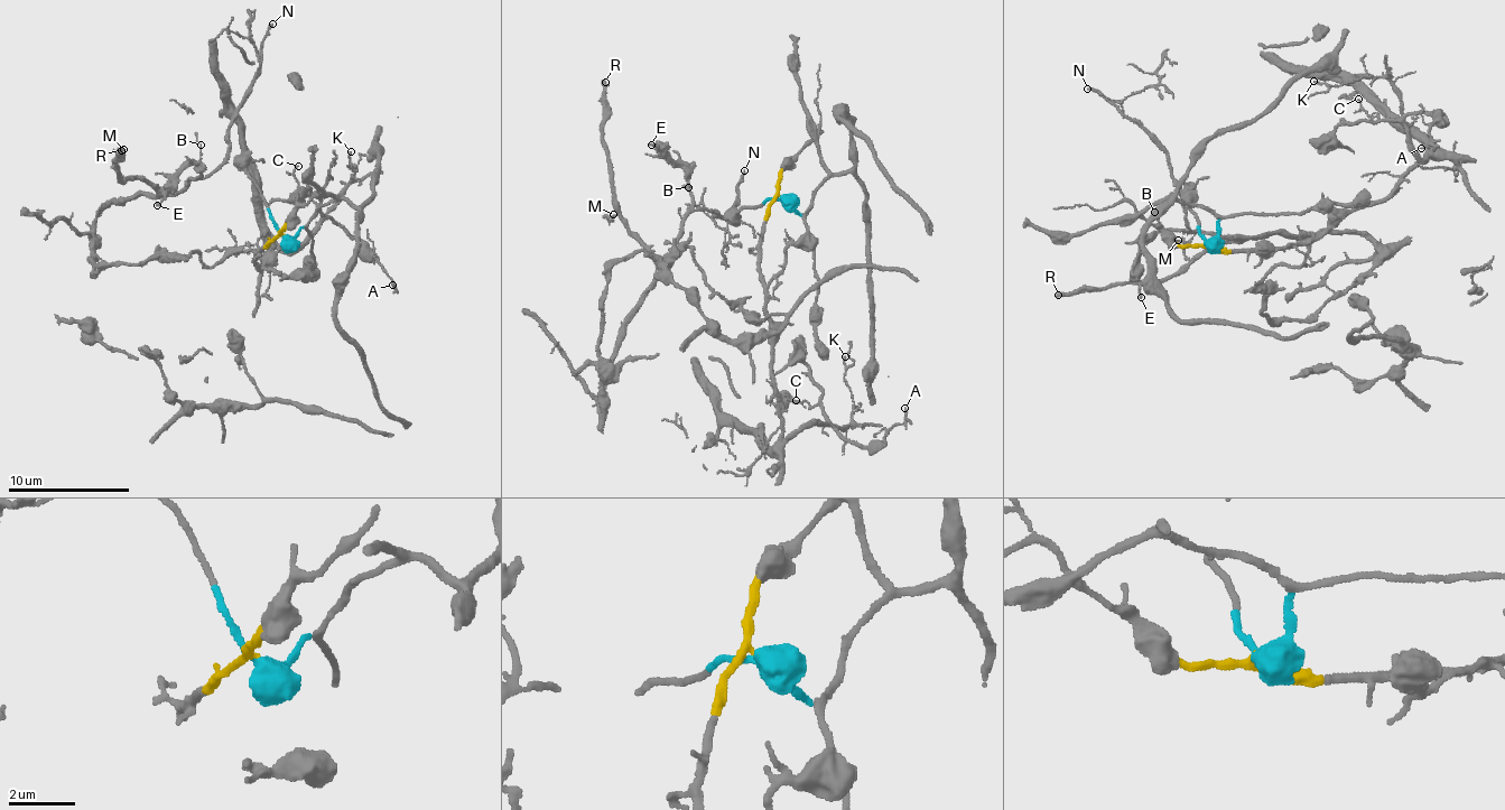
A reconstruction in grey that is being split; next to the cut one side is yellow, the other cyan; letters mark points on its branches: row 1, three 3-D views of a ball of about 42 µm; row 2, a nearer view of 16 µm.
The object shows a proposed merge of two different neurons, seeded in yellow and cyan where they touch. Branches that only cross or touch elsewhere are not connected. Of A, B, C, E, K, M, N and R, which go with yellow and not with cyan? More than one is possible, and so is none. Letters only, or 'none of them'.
A, C, K

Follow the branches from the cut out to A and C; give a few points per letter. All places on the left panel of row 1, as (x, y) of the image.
A: (281, 235), (256, 253), (257, 272), (275, 247), (296, 251), (325, 220), (344, 225), (393, 284)
C: (281, 235), (256, 253), (257, 272), (271, 248), (296, 251), (323, 217), (298, 184), (298, 166)

